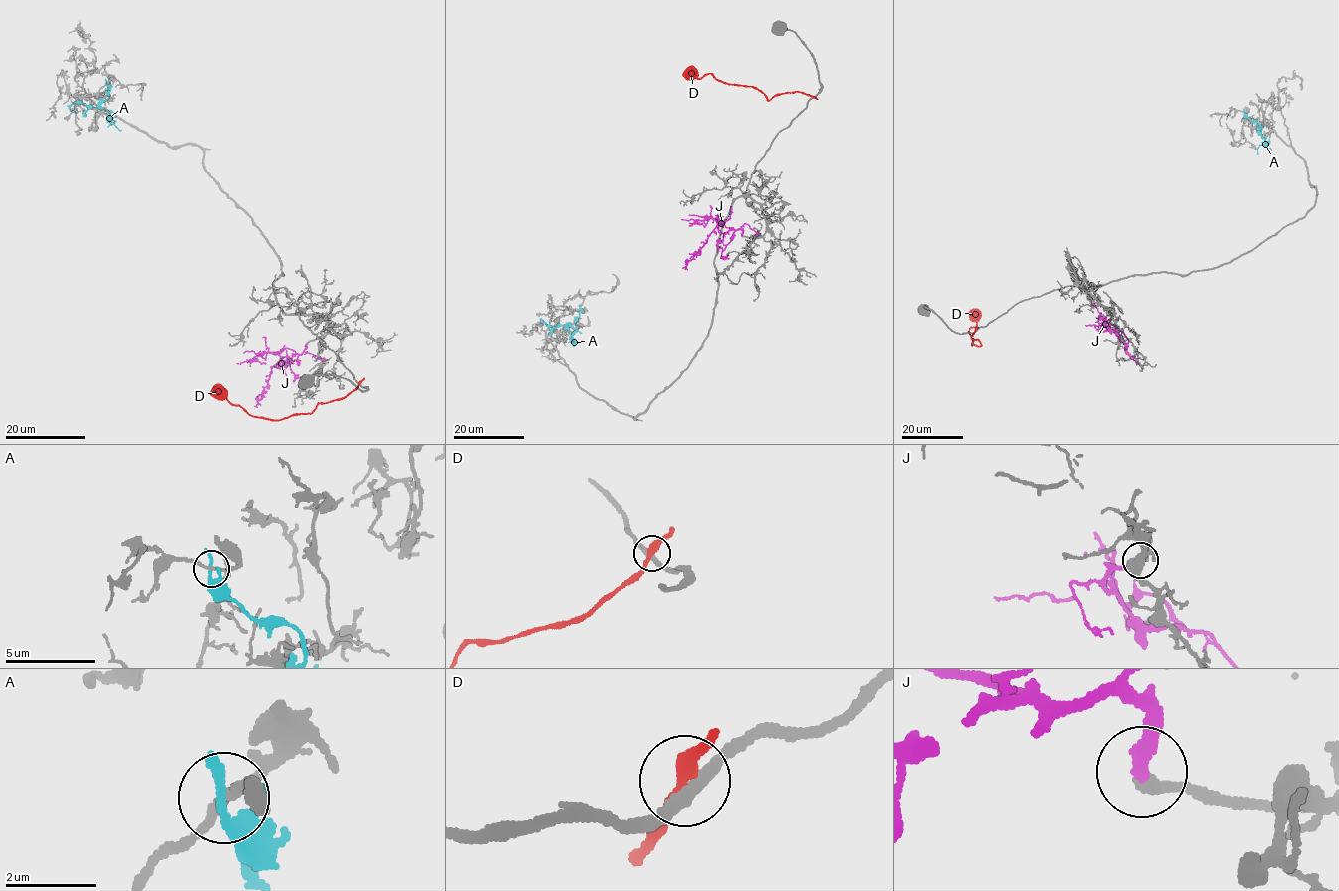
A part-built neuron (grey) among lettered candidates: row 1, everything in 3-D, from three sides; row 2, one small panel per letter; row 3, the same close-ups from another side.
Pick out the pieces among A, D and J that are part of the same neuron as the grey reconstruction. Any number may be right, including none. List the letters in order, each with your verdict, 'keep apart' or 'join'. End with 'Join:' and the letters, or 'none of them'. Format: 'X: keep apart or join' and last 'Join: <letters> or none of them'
A: keep apart
D: keep apart
J: join
Join: J

